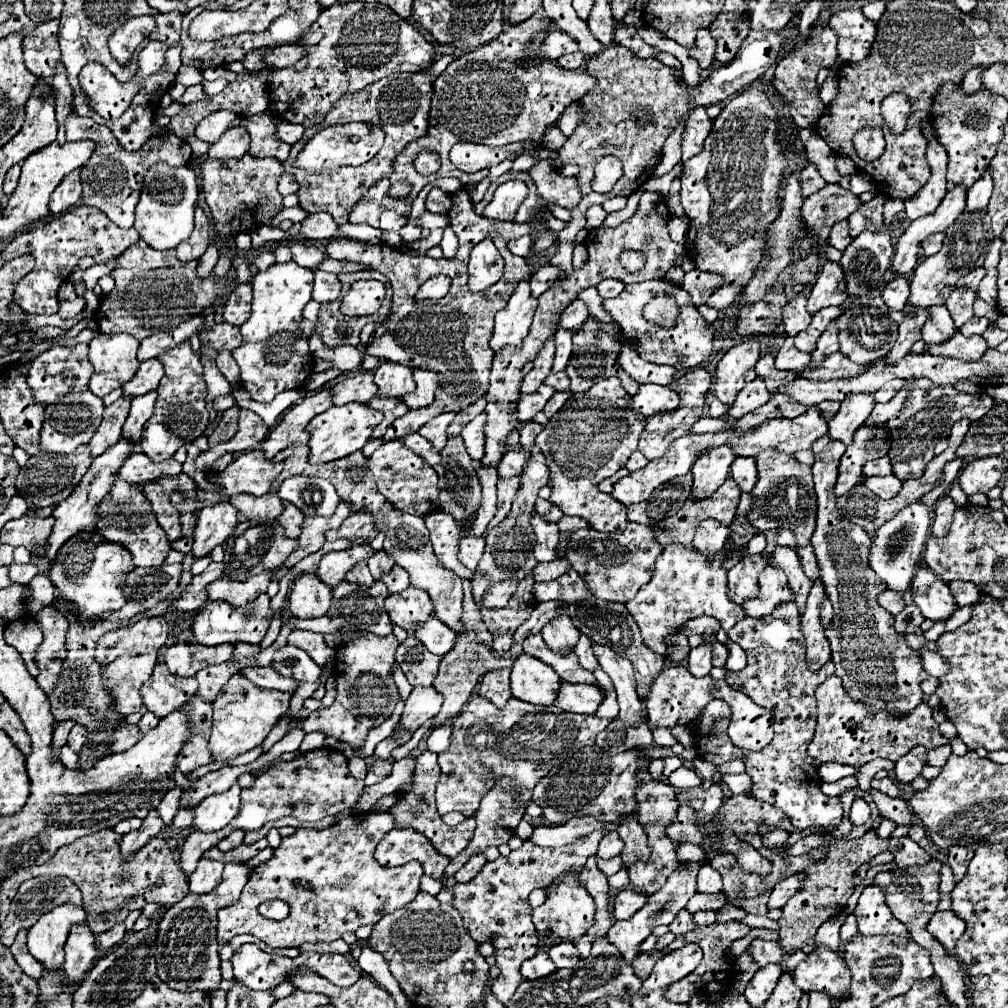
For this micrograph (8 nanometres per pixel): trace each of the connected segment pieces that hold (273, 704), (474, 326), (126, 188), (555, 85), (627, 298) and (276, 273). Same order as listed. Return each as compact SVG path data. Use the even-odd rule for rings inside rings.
M240 672L234 674L214 700L214 726L212 726L212 736L208 742L212 756L220 762L220 760L236 758L260 746L262 740L268 736L268 732L276 726L276 722L288 710L290 698L292 698L290 692L258 688L250 680L246 680Z
M460 188L458 192L452 194L452 208L448 212L450 222L454 222L454 232L460 240L460 248L456 258L452 260L434 260L434 258L418 258L402 252L400 248L390 248L384 242L380 244L368 244L368 242L358 242L350 238L334 238L326 246L326 252L330 258L336 260L350 260L350 262L362 262L384 274L394 290L394 300L392 300L392 314L386 322L382 322L370 346L366 346L366 354L390 360L390 362L400 362L408 364L410 368L424 368L424 370L434 370L440 374L440 386L436 392L436 398L430 406L418 408L418 410L408 410L406 416L394 420L394 424L388 428L384 434L384 442L402 438L410 432L416 432L432 420L434 416L442 412L460 412L462 408L474 404L478 398L482 398L488 390L488 376L490 376L490 366L492 366L492 348L490 348L490 336L494 330L494 316L498 310L506 308L510 294L514 292L516 284L522 278L530 276L530 268L524 258L514 256L508 248L506 242L510 238L530 234L530 224L518 224L518 222L498 222L498 220L488 220L484 216L478 216L470 204L468 192ZM484 238L492 238L496 248L502 248L502 258L504 258L504 276L490 286L484 292L472 292L468 288L468 258L470 250L482 242ZM436 274L446 274L452 280L450 292L440 298L440 300L422 300L416 302L416 288L420 288L428 278Z
M70 114L66 118L66 140L68 142L92 140L96 144L94 154L80 168L82 188L84 188L82 204L102 210L120 228L132 228L132 224L134 224L134 208L136 208L140 192L142 192L144 172L150 166L154 166L158 160L168 162L170 166L184 166L192 158L192 150L190 150L188 142L186 140L178 140L178 136L168 134L168 132L152 136L138 152L126 152L118 144L118 140L114 140L112 132L106 126L100 126L92 118L80 118L76 114Z
M538 8L534 12L534 16L522 24L516 24L512 28L508 28L506 32L502 32L500 36L496 36L490 44L484 44L484 46L478 46L476 50L468 52L468 54L462 54L460 58L456 58L434 82L434 92L432 92L432 108L430 108L430 122L428 122L428 134L410 142L404 152L398 154L398 158L394 160L394 170L390 172L390 176L378 180L378 184L370 186L370 190L366 192L366 196L362 196L362 200L358 200L358 204L352 208L350 212L350 222L366 222L374 228L378 228L378 220L380 220L380 214L384 210L394 210L396 208L396 200L392 200L388 196L388 188L392 182L396 180L408 180L412 184L412 192L410 192L410 198L418 196L418 192L426 186L426 184L432 184L438 176L452 176L452 178L458 178L462 182L462 186L470 186L470 184L478 184L482 182L488 172L482 170L482 172L476 172L476 174L464 174L464 172L458 172L458 168L452 166L452 162L448 160L448 152L454 144L458 142L476 142L478 136L490 136L490 146L508 146L512 142L524 142L524 140L534 140L534 138L540 138L546 130L548 124L556 122L560 118L560 114L564 112L564 108L568 104L572 104L574 100L580 100L592 86L594 86L594 76L590 76L586 70L566 70L566 68L560 68L558 64L550 62L550 64L528 64L532 60L538 60L538 56L534 56L534 52L530 50L530 44L536 40L536 34L540 32L546 32L550 28L550 18L546 16L544 8ZM420 150L434 150L440 154L442 158L442 170L434 176L420 176L416 170L414 170L414 154L418 154Z
M650 280L650 282L642 282L642 284L628 284L620 296L616 296L612 300L604 300L604 308L610 312L614 322L620 326L626 342L634 350L638 350L644 360L650 360L652 364L668 364L668 366L674 366L676 370L690 370L690 368L696 368L696 366L708 362L708 358L712 354L712 340L714 340L716 328L712 324L704 322L704 318L698 314L696 306L690 304L690 296L686 290L682 290L680 286L674 288L672 284L666 284L666 280ZM664 292L670 292L676 298L676 302L680 304L678 322L670 330L658 328L658 326L646 322L642 316L646 302L652 296L658 296Z
M296 262L274 264L252 278L252 314L240 326L242 344L232 352L242 372L242 386L256 402L272 402L276 394L284 390L296 390L304 386L304 380L312 374L312 356L308 340L300 334L298 322L302 320L302 308L312 298L314 272L298 266Z

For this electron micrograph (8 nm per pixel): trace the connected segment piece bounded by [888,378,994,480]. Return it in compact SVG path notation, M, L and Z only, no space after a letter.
M918 378L912 382L912 388L906 396L904 408L888 422L890 432L890 460L894 466L894 476L900 480L908 478L920 478L926 470L926 464L932 460L932 448L938 438L944 434L944 426L954 426L958 420L980 420L984 414L988 414L990 408L994 408L994 400L986 392L976 394L964 394L958 392L954 386L940 386L930 384L926 378Z

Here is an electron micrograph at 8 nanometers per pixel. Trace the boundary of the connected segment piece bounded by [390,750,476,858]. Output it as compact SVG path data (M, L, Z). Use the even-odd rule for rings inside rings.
M422 752L416 758L416 772L414 772L414 790L404 796L404 800L400 800L396 806L390 808L390 814L396 820L396 828L412 828L416 832L422 832L432 844L434 848L446 856L446 858L454 858L456 854L460 854L466 844L472 840L472 834L475 830L475 819L466 818L462 824L458 826L448 826L442 822L438 810L436 810L436 802L434 802L434 790L436 790L436 782L440 778L440 766L436 762L436 754L432 752Z

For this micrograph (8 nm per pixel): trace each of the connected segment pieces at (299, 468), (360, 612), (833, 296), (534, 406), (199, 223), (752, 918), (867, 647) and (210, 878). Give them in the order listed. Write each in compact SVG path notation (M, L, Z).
M296 444L286 448L284 452L280 452L274 460L284 462L284 470L280 474L280 482L284 478L290 476L322 476L324 480L330 480L330 484L334 484L340 500L346 500L346 504L350 504L350 508L354 508L354 512L370 512L374 518L374 524L380 532L384 532L384 550L394 558L394 562L404 568L410 574L410 582L416 588L422 588L430 594L430 598L434 600L434 608L436 608L436 616L438 620L442 620L446 626L450 626L450 630L454 630L456 634L462 632L462 580L458 576L454 576L454 572L446 570L444 566L438 564L438 558L434 556L434 550L430 548L430 540L428 540L428 532L426 532L426 524L420 516L412 516L406 514L398 508L394 508L376 488L374 484L374 476L368 470L368 460L366 456L358 450L342 460L334 460L328 464L308 464L306 462L306 454L308 454L308 444Z
M340 582L334 588L334 600L332 600L330 610L326 612L326 616L314 620L312 632L334 634L340 628L364 628L378 636L388 636L388 634L392 634L392 622L384 610L386 596L388 596L388 588L384 586L384 582L376 582L372 588L362 588L362 586L350 584L350 582Z
M826 262L818 274L818 280L808 296L808 314L816 314L826 306L842 306L848 300L846 296L846 280L840 264Z
M542 384L536 394L522 396L522 400L518 402L518 420L520 422L530 422L540 410L544 410L544 406L552 398L552 394L554 394L554 388Z
M198 206L195 208L195 226L192 236L188 240L184 240L178 248L176 248L176 258L182 262L190 262L190 260L198 260L208 244L210 244L210 220L206 216L204 210Z
M746 914L741 919L738 919L744 924L748 924L750 928L766 928L766 930L778 930L778 924L774 920L770 920L768 916L760 916L755 914Z
M822 436L818 442L812 444L814 450L814 466L812 466L812 476L814 476L814 492L816 492L816 502L818 502L818 512L816 512L816 530L810 540L816 556L818 556L818 566L820 566L820 580L826 588L826 594L834 606L832 622L830 628L826 628L826 638L832 648L832 662L836 666L836 676L842 680L842 686L846 688L846 694L852 700L866 700L872 708L874 714L880 710L886 710L890 716L904 716L906 712L912 712L920 702L922 702L922 688L920 682L928 678L926 670L922 668L922 658L918 650L912 650L904 636L894 630L894 616L886 612L878 604L878 596L886 590L886 584L874 576L874 570L868 564L870 558L870 536L864 528L858 528L854 522L846 520L836 506L836 496L834 496L834 484L838 478L838 464L840 458L846 450L846 446L838 440L832 440L830 436Z
M202 858L198 862L196 872L188 880L190 892L194 892L194 894L212 892L218 886L218 882L222 880L222 870L224 870L222 862L216 862L216 860L210 860L210 858Z

